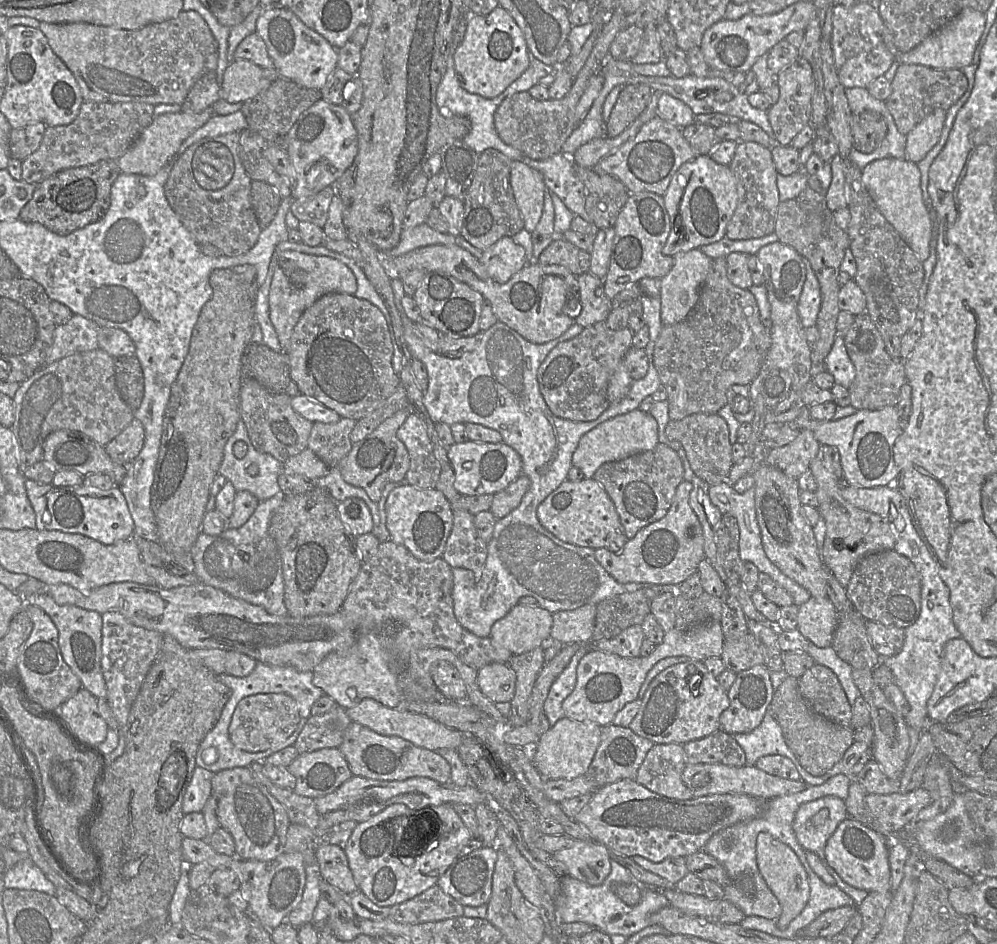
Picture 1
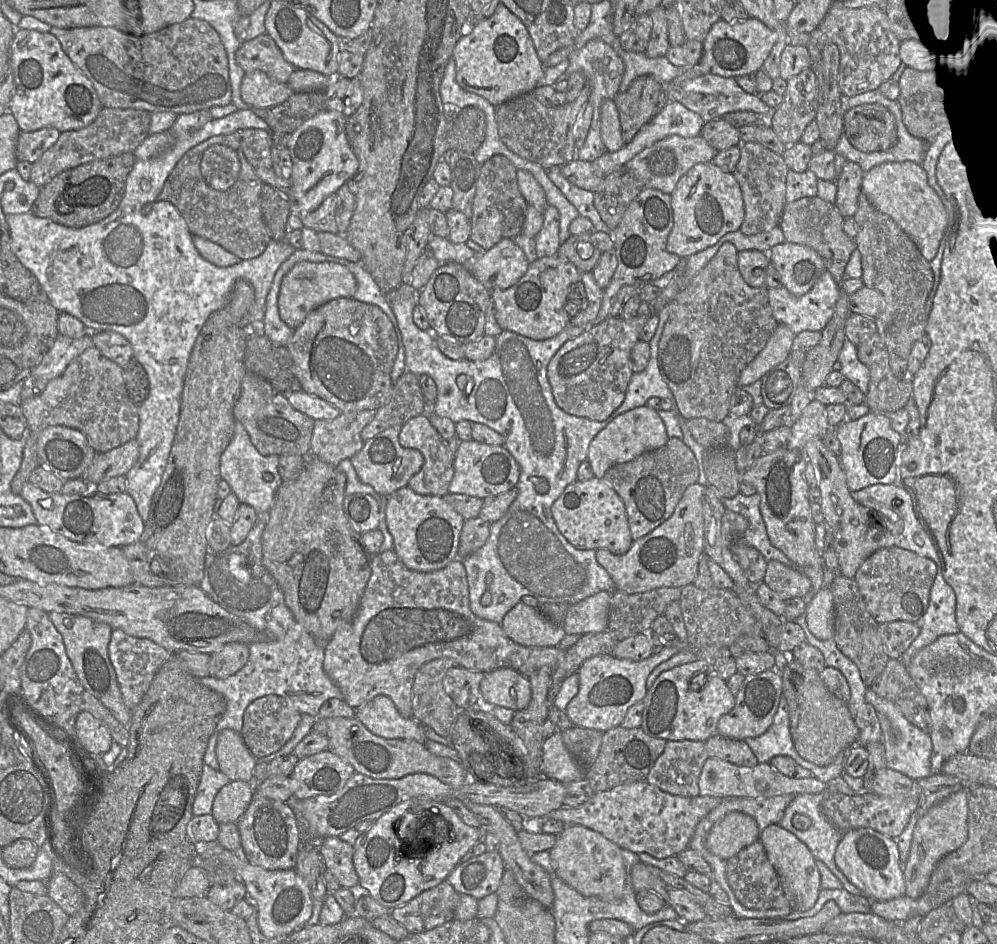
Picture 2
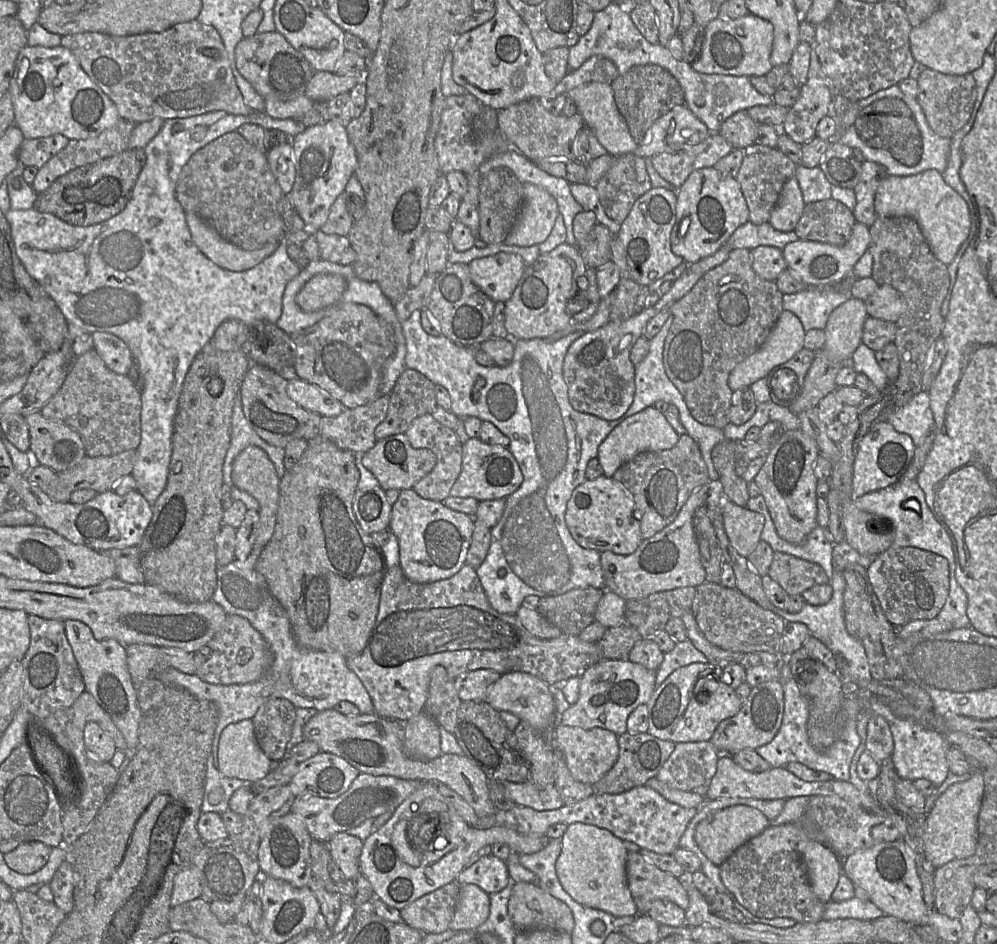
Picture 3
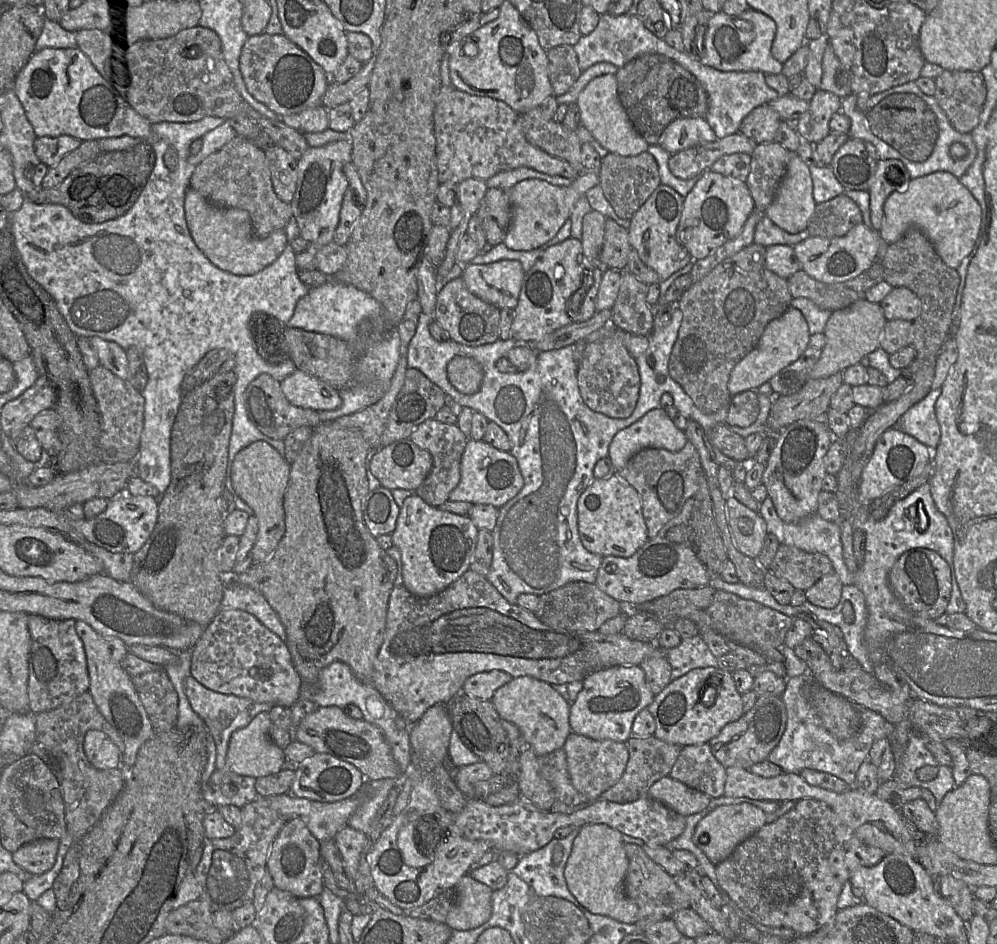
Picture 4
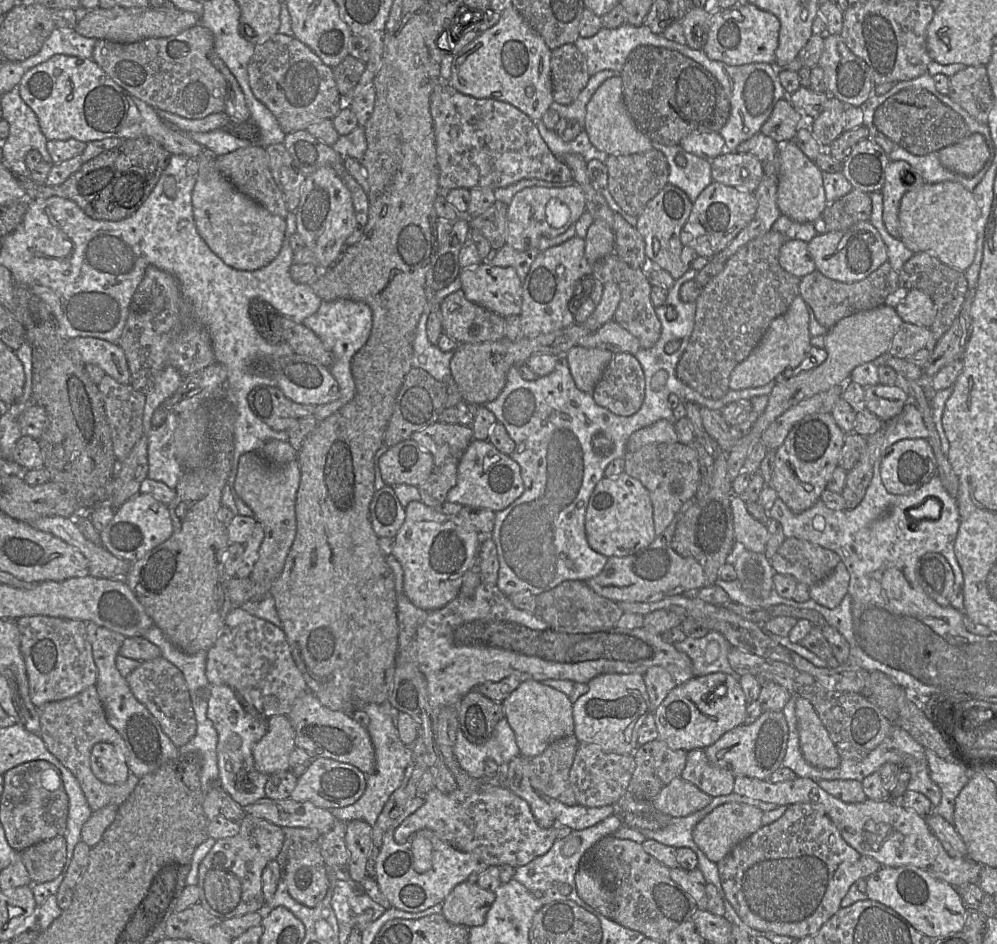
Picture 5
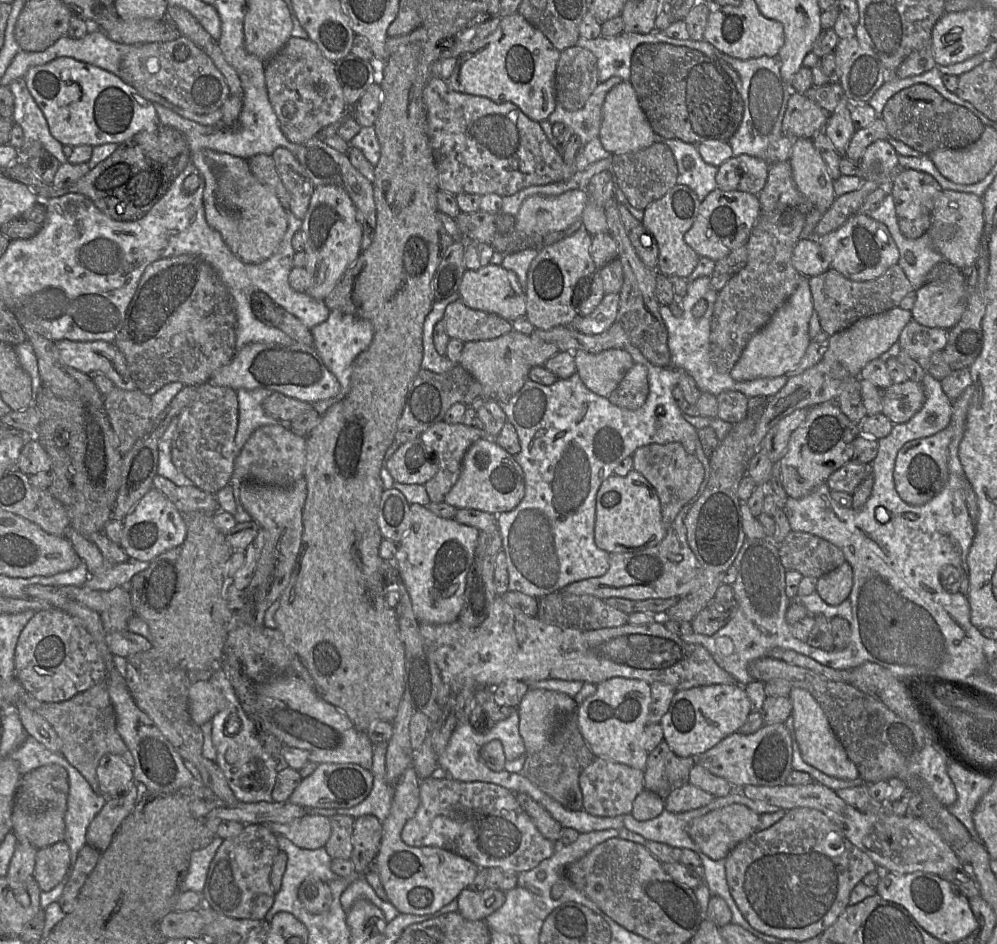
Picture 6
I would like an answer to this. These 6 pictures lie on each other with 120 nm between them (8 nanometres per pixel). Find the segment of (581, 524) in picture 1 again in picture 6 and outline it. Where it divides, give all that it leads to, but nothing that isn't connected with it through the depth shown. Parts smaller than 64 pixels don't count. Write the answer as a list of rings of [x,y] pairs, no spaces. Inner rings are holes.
[[[635,470],[625,476],[612,474],[600,485],[595,501],[594,542],[609,554],[639,552],[665,537],[659,497],[647,479]]]

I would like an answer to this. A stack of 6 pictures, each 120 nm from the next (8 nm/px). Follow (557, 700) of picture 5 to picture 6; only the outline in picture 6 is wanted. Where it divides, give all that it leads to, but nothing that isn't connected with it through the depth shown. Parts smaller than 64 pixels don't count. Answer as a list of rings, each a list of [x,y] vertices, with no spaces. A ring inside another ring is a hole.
[[[530,688],[517,707],[519,733],[523,739],[526,754],[541,750],[557,730],[559,723],[570,714],[575,714],[578,704],[569,695],[540,688]]]

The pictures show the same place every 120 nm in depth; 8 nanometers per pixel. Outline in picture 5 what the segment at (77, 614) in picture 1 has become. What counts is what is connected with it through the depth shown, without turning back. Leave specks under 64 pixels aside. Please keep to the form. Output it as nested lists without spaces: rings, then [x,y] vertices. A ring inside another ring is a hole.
[[[85,622],[88,639],[92,646],[94,663],[97,668],[96,688],[109,723],[123,738],[127,749],[126,760],[129,771],[136,779],[153,773],[159,768],[180,760],[179,749],[162,731],[157,720],[133,695],[126,678],[116,667],[116,657],[125,637],[117,632],[99,626],[94,622]]]

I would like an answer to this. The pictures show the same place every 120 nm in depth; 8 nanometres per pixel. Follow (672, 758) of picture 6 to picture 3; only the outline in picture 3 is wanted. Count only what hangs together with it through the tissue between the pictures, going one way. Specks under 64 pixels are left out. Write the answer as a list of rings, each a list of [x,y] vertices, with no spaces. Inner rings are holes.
[[[648,732],[618,735],[619,756],[613,767],[596,783],[592,785],[594,794],[620,794],[632,788],[644,786],[657,773],[674,750],[675,743],[661,740]]]

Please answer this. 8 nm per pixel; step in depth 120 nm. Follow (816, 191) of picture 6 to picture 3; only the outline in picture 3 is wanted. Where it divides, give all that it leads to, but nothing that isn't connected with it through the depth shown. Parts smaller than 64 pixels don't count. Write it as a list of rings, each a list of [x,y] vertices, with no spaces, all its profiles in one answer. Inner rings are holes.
[[[793,176],[784,184],[768,223],[781,232],[794,231],[804,206],[799,183]]]

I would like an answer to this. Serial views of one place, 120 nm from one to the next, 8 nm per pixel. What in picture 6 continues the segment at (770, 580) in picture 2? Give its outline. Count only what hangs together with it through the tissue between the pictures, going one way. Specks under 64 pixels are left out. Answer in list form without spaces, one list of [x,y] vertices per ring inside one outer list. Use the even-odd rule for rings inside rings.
[[[790,531],[779,545],[779,557],[786,571],[798,571],[804,577],[820,578],[846,560],[840,548],[831,542],[801,531]]]

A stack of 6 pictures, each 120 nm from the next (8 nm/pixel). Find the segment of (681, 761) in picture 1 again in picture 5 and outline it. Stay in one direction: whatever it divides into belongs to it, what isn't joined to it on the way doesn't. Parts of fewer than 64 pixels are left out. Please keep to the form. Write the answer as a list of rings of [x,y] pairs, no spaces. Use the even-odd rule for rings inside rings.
[[[693,749],[687,752],[685,767],[680,778],[714,798],[733,792],[735,776],[713,765],[707,759],[704,749]]]

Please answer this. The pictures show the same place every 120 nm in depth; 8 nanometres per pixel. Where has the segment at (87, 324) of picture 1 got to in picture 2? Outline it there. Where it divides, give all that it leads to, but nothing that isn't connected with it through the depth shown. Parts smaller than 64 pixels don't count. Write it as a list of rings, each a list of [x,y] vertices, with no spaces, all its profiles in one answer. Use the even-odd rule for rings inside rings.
[[[91,332],[80,338],[58,335],[41,362],[24,380],[21,401],[40,395],[52,379],[60,376],[77,356],[93,346]]]

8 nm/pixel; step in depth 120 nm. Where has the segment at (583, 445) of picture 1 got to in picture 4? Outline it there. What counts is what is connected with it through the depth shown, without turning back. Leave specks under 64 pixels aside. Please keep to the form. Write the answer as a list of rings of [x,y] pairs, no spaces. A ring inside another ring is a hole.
[[[661,408],[648,411],[639,420],[620,430],[609,445],[608,458],[615,471],[625,466],[629,459],[645,448],[681,450],[688,439]]]

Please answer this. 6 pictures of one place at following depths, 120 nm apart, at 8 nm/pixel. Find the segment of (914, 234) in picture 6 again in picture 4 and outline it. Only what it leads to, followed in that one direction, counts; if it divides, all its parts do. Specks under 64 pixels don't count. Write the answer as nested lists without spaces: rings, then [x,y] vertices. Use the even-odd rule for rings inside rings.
[[[880,160],[868,192],[870,195],[870,220],[872,228],[881,229],[884,219],[884,204],[894,191],[906,187],[912,180],[906,166],[900,160]]]

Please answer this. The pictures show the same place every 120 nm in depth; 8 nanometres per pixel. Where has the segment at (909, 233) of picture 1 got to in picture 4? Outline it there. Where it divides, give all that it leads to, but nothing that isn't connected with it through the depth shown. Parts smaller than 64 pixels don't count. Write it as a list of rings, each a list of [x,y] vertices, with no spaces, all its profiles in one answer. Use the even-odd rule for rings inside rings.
[[[937,171],[912,179],[906,187],[889,195],[878,233],[891,244],[899,241],[909,228],[917,227],[926,234],[944,263],[956,270],[973,250],[980,226],[981,207],[970,191],[950,172]]]

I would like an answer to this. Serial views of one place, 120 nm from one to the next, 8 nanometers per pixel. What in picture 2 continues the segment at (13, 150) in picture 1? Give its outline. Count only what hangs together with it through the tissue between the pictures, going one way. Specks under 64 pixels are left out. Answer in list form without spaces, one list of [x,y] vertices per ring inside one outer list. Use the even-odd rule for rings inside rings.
[[[42,128],[32,132],[21,131],[16,145],[17,160],[36,162],[56,143],[60,134],[61,132],[55,128]]]

